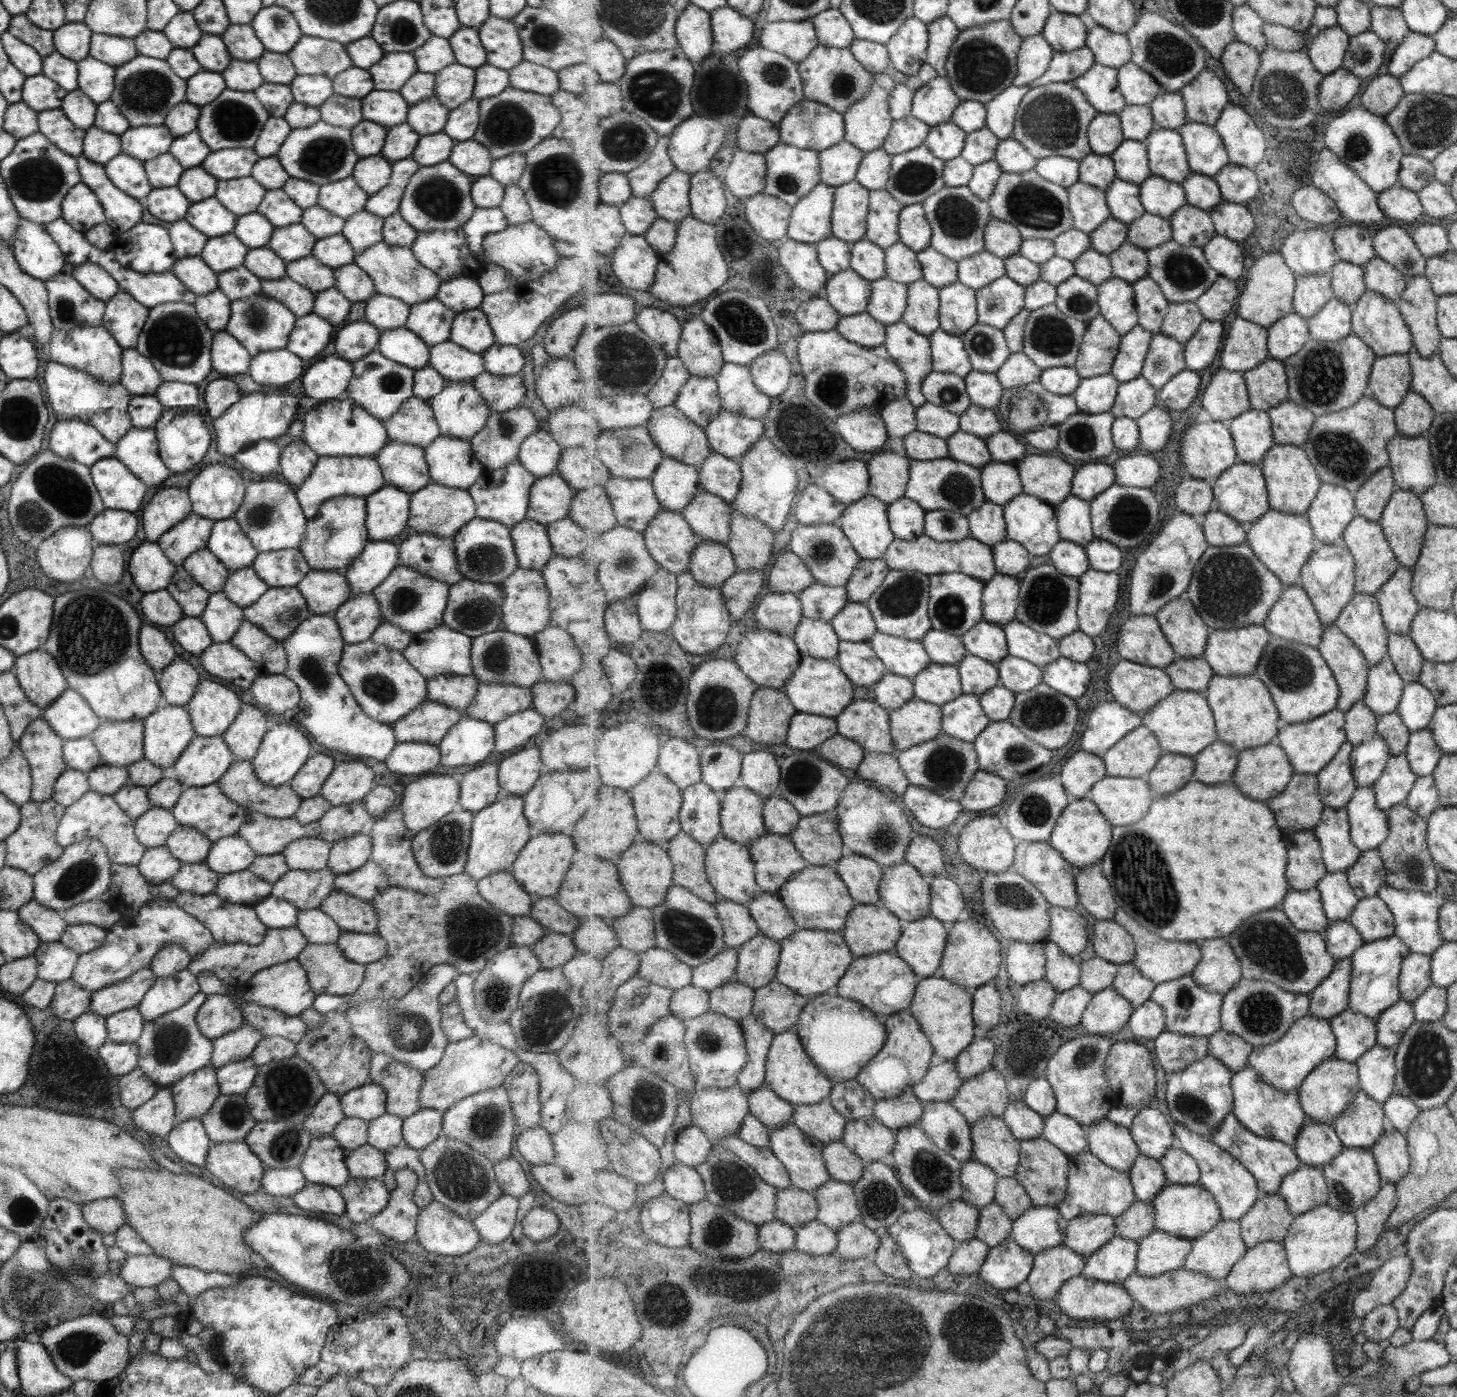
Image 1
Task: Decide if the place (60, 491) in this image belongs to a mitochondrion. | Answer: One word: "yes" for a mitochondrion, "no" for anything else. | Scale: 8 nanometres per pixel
yes

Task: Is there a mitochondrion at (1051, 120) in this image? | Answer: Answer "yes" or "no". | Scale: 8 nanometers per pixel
yes

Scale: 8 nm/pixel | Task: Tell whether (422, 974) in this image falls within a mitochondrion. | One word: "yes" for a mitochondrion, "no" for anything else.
no

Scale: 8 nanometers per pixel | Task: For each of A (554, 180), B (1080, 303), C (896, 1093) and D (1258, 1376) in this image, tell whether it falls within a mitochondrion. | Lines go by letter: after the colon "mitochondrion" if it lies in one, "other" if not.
A: mitochondrion
B: mitochondrion
C: other
D: mitochondrion

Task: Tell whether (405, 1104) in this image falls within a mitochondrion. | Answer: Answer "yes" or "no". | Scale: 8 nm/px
no

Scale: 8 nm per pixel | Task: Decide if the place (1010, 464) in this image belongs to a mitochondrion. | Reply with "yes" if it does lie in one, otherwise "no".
no

